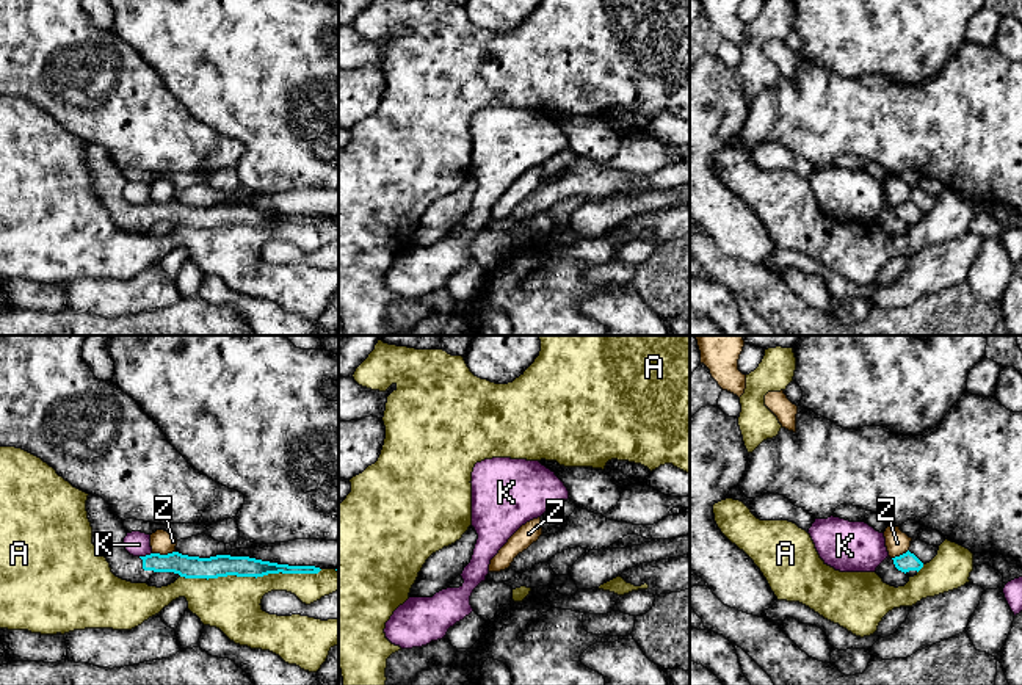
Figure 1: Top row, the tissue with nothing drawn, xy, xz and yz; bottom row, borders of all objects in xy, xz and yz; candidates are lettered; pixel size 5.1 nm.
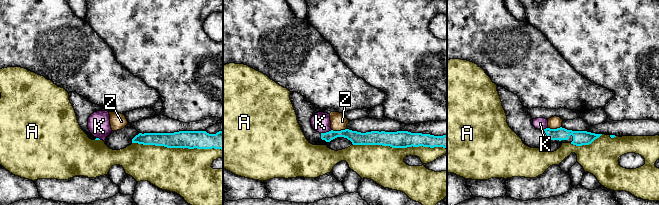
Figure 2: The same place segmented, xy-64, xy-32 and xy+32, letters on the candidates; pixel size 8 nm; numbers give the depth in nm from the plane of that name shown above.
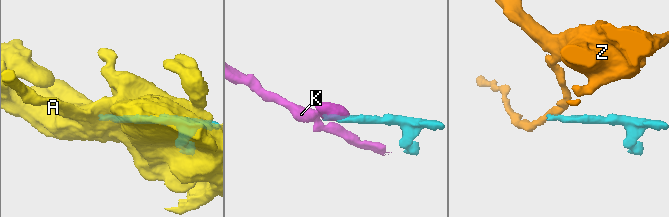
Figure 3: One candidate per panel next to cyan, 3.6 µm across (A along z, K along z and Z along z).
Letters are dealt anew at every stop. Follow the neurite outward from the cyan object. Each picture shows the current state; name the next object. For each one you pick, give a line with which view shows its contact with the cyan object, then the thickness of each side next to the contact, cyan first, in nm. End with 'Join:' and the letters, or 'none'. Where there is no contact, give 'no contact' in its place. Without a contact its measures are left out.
Join: none

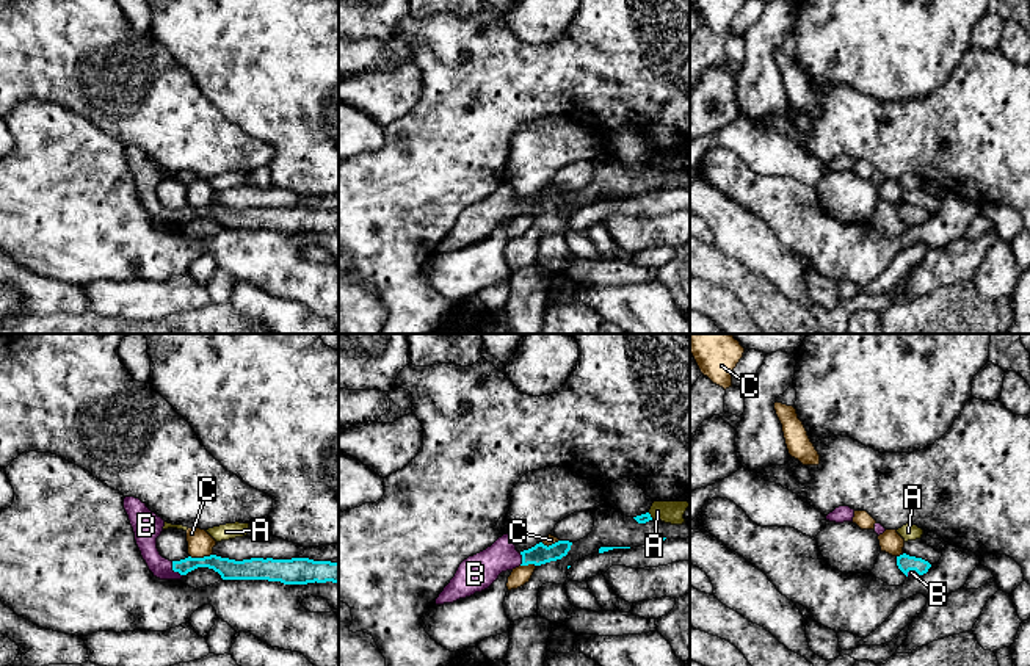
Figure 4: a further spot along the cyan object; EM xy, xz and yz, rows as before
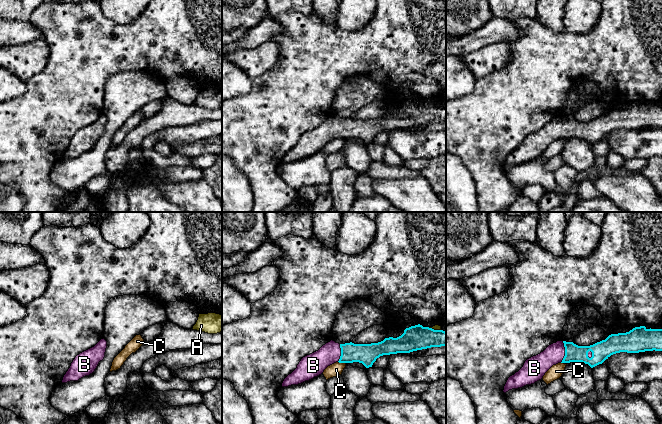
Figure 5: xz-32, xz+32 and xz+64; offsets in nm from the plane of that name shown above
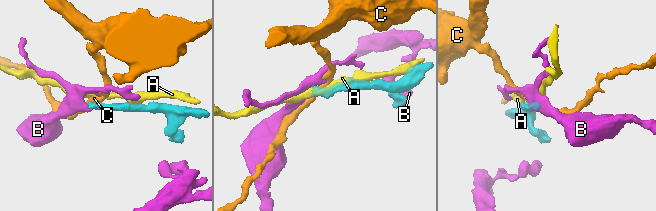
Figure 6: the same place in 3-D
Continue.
B: meets cyan in xy; 90 nm thick on the cyan side, 130 nm on the other
Join: B

